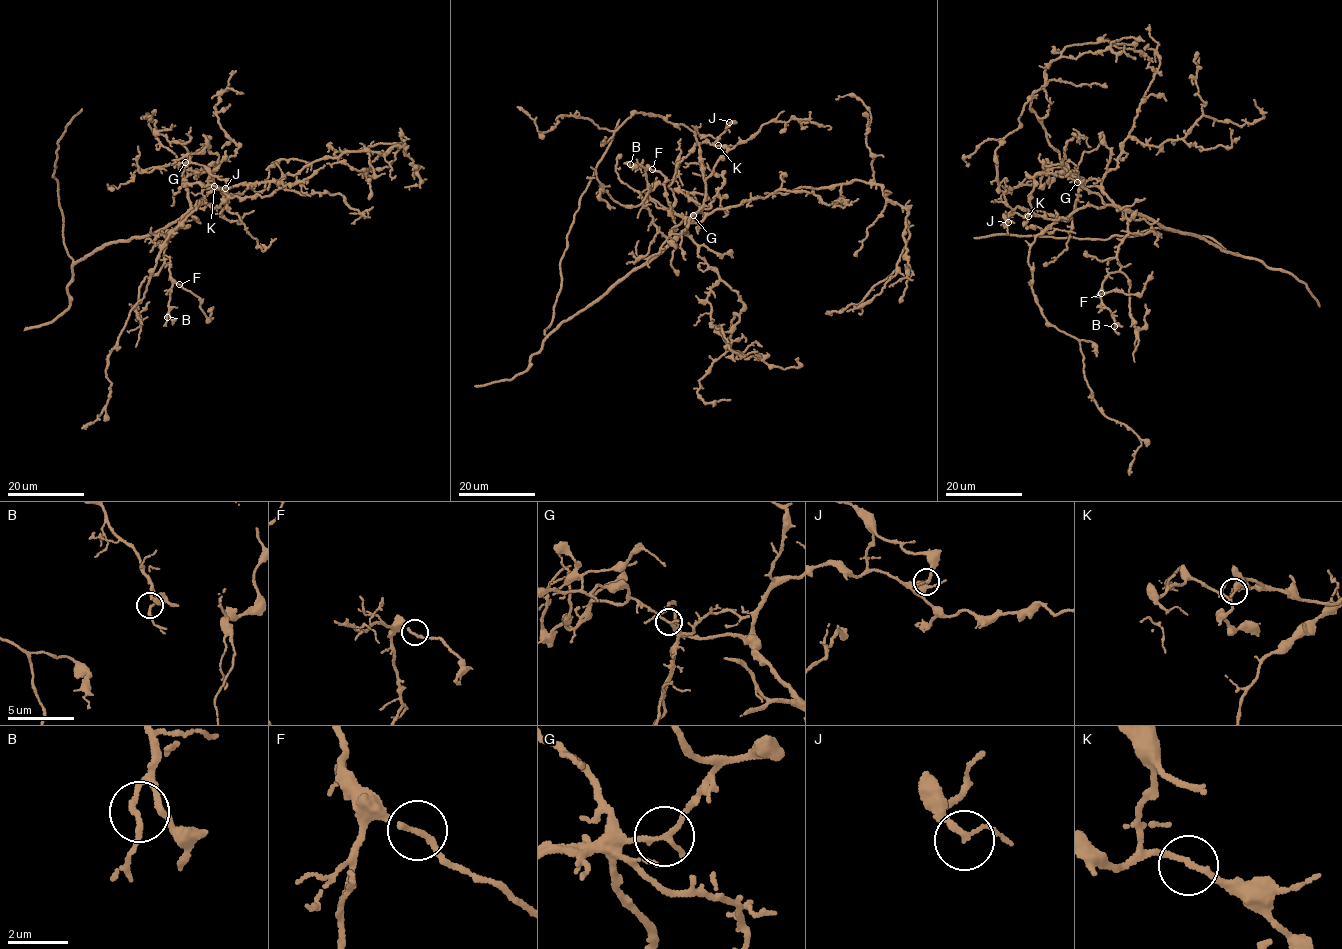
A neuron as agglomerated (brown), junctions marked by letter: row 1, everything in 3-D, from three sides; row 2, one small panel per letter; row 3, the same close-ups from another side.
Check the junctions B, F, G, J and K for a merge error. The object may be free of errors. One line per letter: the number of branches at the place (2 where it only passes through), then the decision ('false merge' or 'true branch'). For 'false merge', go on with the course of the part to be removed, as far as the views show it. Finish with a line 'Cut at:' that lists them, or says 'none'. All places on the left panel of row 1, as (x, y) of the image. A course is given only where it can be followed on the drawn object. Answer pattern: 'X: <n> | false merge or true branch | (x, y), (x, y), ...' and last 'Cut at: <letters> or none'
B: 2 | true branch
F: 2 | true branch
G: 2 | false merge | (184, 163), (192, 152), (209, 146), (172, 165)
J: 2 | true branch
K: 2 | true branch
Cut at: G

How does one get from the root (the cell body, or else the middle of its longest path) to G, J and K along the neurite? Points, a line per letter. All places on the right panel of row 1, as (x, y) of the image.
G: (1137, 212), (1117, 206), (1097, 186), (1085, 187), (1077, 182)
J: (1137, 212), (1113, 204), (1089, 205), (1053, 220), (1032, 215), (1024, 218), (1015, 212), (1004, 217), (1008, 222)
K: (1137, 212), (1113, 204), (1099, 208), (1089, 205), (1065, 218), (1028, 216)

